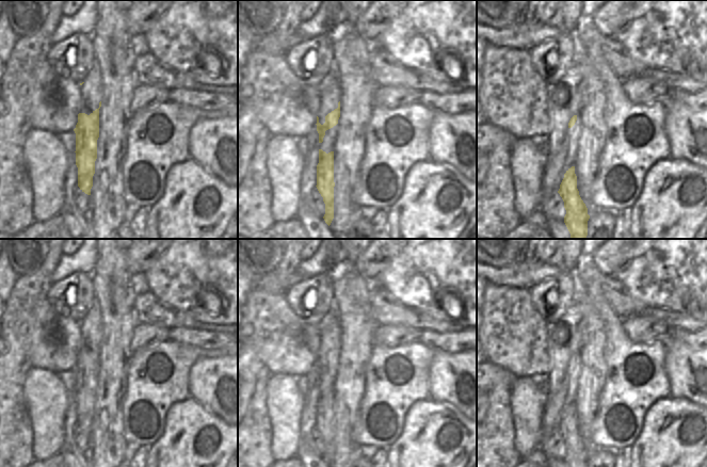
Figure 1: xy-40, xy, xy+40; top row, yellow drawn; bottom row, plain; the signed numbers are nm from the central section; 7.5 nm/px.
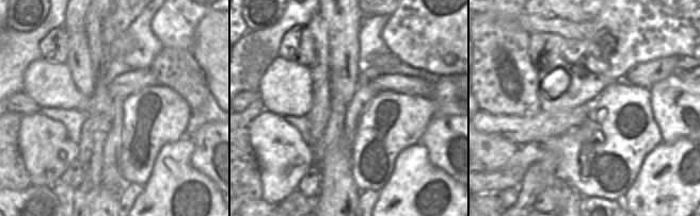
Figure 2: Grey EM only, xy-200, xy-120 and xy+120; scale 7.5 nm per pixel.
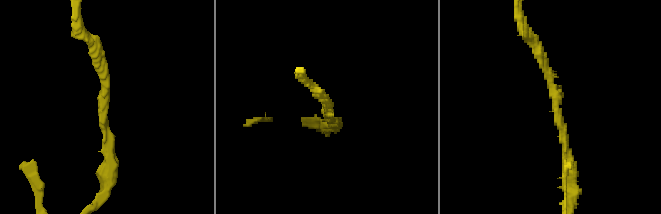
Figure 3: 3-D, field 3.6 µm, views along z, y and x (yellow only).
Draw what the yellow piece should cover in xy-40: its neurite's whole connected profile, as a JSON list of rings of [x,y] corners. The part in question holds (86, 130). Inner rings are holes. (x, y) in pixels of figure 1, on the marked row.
[[[101,101],[99,102],[99,108],[98,109],[96,109],[95,111],[93,111],[90,115],[87,115],[87,114],[85,114],[85,113],[79,113],[78,114],[78,123],[77,123],[77,125],[76,125],[76,128],[74,129],[74,131],[75,131],[75,133],[76,133],[76,165],[77,165],[77,167],[78,167],[78,187],[80,188],[80,190],[82,191],[82,192],[84,192],[85,194],[87,194],[87,195],[91,195],[91,189],[92,189],[92,187],[93,187],[93,176],[94,176],[94,174],[95,174],[95,161],[96,161],[96,159],[97,159],[97,140],[98,140],[98,138],[99,138],[99,109],[100,109],[100,107],[101,107]]]

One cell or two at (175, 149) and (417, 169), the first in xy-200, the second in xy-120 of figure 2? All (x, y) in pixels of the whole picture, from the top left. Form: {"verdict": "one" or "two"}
{"verdict": "one"}

